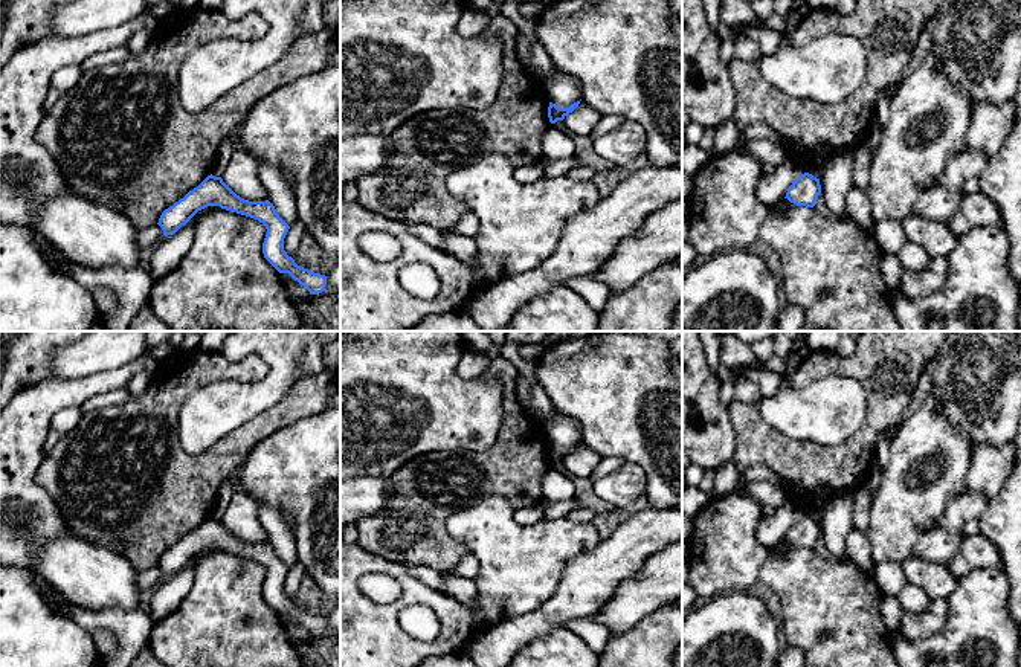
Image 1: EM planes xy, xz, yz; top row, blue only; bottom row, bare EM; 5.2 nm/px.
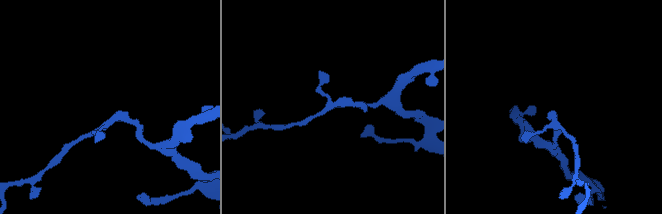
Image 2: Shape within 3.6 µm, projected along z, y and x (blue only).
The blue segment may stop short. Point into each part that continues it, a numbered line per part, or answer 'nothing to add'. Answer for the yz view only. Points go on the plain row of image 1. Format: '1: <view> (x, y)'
nothing to add

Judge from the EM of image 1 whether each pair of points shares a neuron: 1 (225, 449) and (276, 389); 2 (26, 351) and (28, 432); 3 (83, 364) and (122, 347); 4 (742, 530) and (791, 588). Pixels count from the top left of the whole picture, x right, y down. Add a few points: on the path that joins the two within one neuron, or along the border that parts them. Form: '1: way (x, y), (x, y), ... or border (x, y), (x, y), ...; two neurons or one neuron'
1: border (283, 399), (222, 438); two neurons
2: border (22, 388), (16, 394); two neurons
3: way (92, 354), (106, 347), (113, 347); one neuron
4: border (769, 554), (757, 579); two neurons

